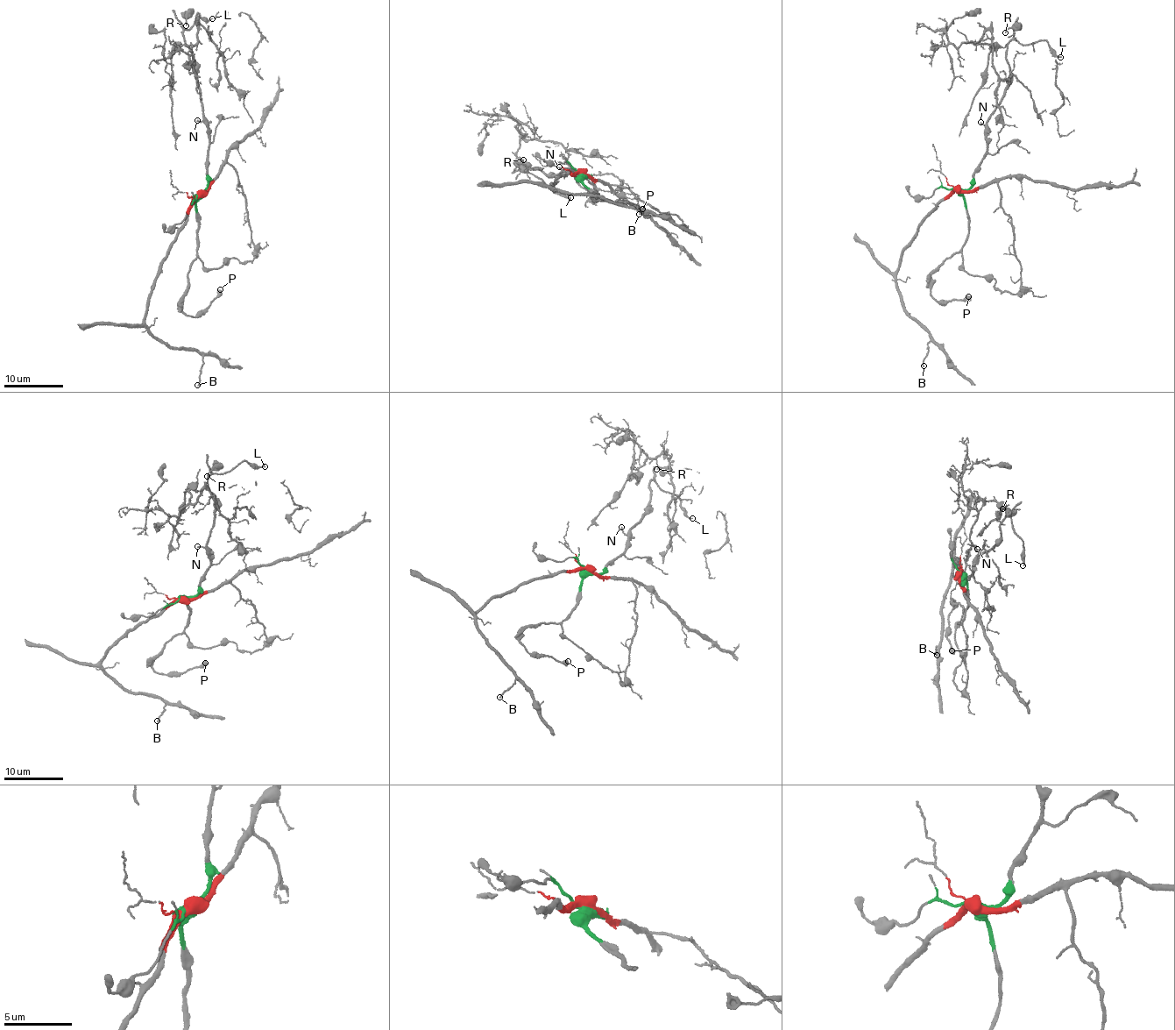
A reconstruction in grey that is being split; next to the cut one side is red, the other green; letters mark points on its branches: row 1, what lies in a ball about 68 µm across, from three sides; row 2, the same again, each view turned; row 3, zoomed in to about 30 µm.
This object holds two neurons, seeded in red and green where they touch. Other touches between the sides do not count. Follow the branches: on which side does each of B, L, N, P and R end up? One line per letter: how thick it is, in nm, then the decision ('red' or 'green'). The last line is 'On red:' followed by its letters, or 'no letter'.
B: 180 nm | red
L: 120 nm | green
N: 130 nm | green
P: 650 nm | green
R: 130 nm | green
On red: B

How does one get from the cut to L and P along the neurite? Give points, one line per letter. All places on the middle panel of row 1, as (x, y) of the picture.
L: (582, 174), (572, 167), (564, 167), (555, 175), (534, 166), (526, 169), (549, 188), (569, 197)
P: (582, 174), (583, 183), (604, 202), (596, 194), (598, 201), (608, 199), (617, 204), (627, 201), (642, 209)

